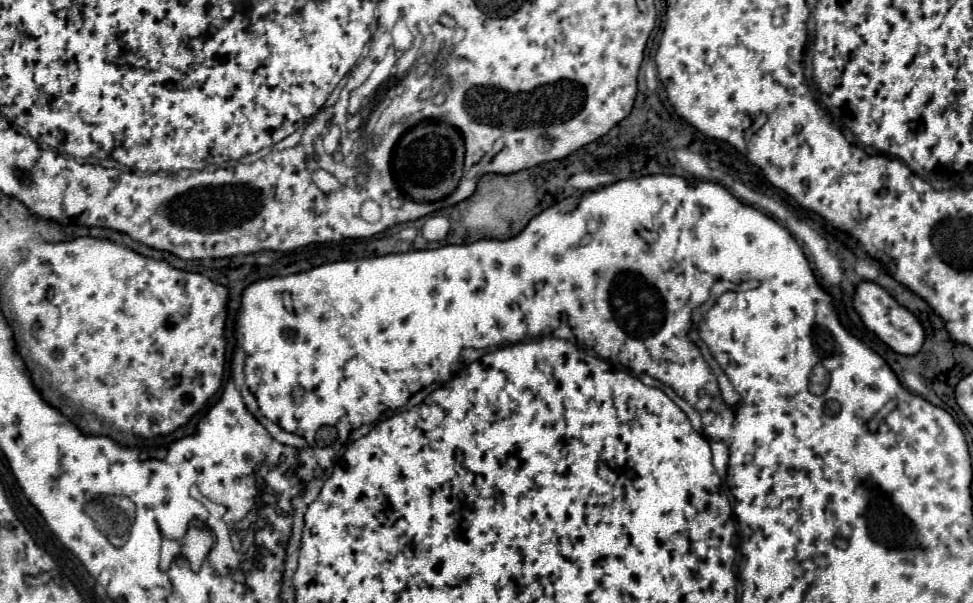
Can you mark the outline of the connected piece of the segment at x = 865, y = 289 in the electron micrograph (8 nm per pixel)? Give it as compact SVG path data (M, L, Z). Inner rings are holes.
M860 282L856 286L856 294L854 294L854 308L860 314L862 322L866 324L866 328L870 328L882 342L886 342L894 352L898 354L906 354L912 356L922 348L924 342L924 328L922 324L916 320L916 316L900 306L882 286L878 286L876 282Z

